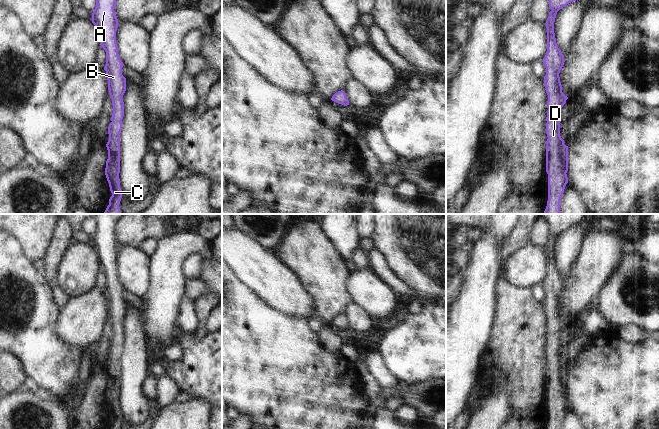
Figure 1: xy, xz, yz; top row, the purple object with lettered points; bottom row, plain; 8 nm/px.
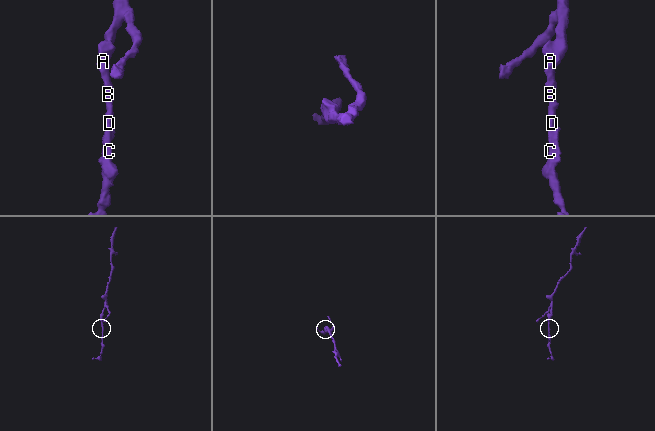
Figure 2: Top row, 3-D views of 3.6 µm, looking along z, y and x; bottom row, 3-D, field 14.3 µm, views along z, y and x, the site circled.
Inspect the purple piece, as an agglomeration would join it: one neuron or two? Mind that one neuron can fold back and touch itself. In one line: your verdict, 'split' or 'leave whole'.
leave whole

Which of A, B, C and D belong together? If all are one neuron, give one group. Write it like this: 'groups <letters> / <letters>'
groups A B C D

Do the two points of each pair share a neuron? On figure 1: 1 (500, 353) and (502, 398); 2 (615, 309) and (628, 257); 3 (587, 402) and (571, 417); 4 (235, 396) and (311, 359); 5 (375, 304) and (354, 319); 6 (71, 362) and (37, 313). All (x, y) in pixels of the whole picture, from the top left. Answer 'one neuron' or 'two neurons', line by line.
1: two neurons
2: one neuron
3: two neurons
4: one neuron
5: two neurons
6: one neuron

